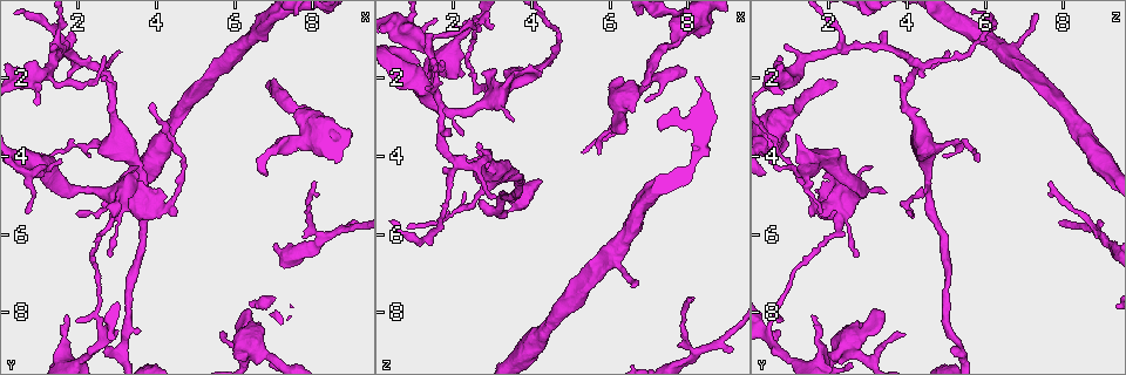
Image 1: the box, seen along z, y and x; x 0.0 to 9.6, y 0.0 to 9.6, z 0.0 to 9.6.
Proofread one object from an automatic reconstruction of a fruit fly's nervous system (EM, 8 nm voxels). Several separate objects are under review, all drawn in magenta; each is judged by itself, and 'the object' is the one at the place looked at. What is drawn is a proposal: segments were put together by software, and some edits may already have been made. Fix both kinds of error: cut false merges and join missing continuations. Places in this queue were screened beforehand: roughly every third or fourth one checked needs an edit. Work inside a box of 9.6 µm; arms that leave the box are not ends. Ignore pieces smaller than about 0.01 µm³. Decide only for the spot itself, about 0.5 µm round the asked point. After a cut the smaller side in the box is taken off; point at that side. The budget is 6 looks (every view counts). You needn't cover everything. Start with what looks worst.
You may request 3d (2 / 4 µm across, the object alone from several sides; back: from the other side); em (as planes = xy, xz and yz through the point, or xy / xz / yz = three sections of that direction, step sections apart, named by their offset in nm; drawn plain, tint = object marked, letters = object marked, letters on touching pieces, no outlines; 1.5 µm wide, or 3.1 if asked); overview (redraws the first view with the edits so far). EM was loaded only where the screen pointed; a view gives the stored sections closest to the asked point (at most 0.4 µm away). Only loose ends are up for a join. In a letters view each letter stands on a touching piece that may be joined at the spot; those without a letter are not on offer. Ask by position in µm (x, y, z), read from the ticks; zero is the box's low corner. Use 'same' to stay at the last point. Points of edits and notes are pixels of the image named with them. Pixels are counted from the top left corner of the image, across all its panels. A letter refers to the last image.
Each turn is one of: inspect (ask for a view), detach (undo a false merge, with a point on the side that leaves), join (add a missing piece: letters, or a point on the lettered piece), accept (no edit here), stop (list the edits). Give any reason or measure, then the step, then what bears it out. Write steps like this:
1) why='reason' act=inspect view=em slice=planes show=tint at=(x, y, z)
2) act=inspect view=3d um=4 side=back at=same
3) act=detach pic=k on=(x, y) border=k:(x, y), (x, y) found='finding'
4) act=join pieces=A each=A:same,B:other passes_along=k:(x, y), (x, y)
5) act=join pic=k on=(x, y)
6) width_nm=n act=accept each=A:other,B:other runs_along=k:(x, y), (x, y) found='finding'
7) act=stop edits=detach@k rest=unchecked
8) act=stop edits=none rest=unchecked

why='branch stops here' act=inspect view=em slice=yz step=4 show=plain at=(6.85, 2.15, 2.20)

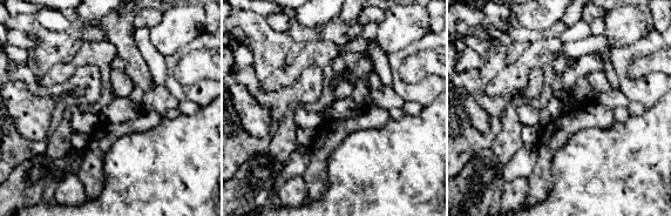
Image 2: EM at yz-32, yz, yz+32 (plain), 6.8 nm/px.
why='see the neighbours' act=inspect view=em slice=yz step=4 show=letters at=same

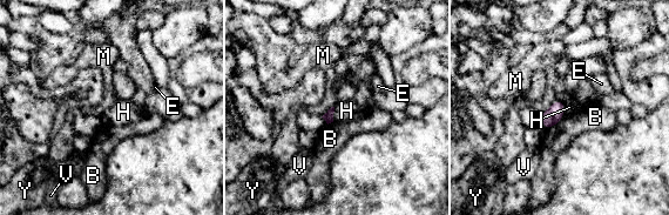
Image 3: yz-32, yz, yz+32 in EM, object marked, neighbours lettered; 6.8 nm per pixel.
act=accept each=B:other,E:other,H:other,M:other,V:other,Y:other border=3:(335, 107), (332, 120) found='none of them fits'

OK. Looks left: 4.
why='side arm on a straight run' act=inspect view=3d um=2 at=(3.70, 4.80, 4.60)

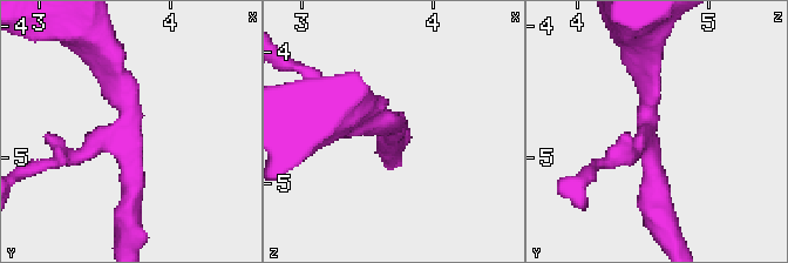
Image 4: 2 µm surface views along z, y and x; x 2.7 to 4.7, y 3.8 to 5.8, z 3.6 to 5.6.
why='need the tissue' act=inspect view=em slice=xy step=8 show=tint at=(3.66, 4.84, 4.54)

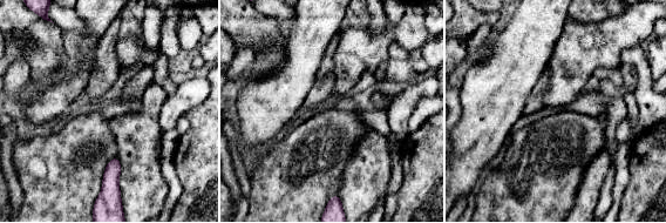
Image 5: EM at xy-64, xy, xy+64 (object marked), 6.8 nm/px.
why='another direction' act=inspect view=em slice=planes show=letters at=same

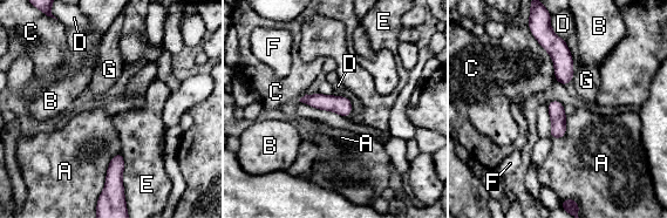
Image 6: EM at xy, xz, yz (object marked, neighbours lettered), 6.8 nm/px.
act=accept each=A:other,B:other,C:other,D:other,E:other,F:other,G:other border=6:(121, 151), (126, 195) found='one cell here'

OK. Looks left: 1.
act=stop edits=none rest=unchecked

